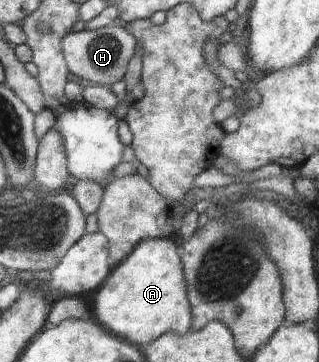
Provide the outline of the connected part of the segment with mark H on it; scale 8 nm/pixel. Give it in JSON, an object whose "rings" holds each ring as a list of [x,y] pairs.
{"rings":[[[118,22],[91,31],[67,34],[62,39],[62,52],[71,75],[102,86],[111,86],[124,79],[129,61],[134,56],[137,39],[126,25]]]}

